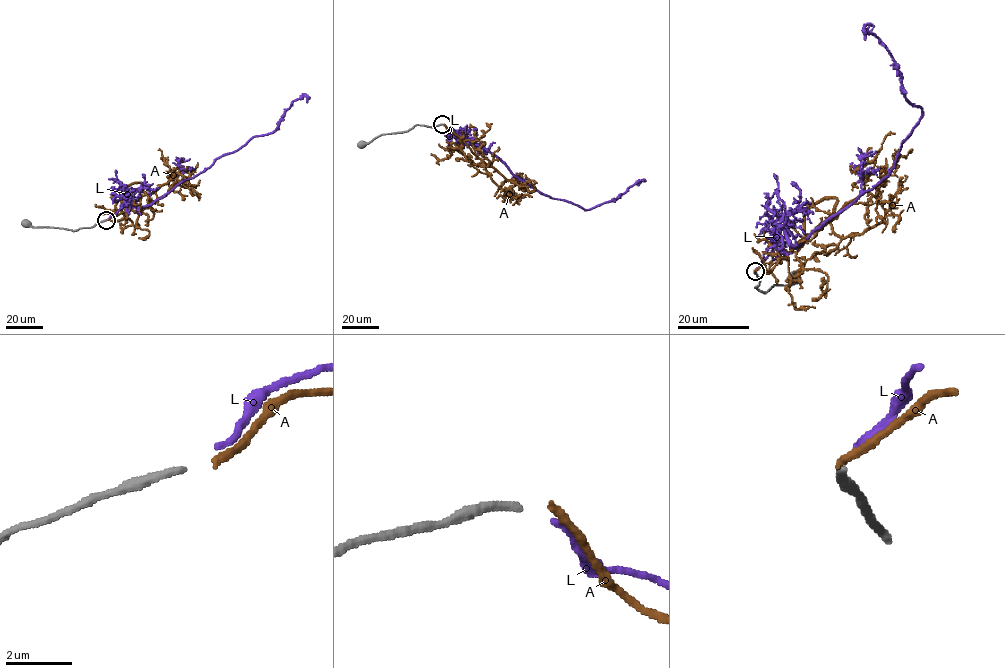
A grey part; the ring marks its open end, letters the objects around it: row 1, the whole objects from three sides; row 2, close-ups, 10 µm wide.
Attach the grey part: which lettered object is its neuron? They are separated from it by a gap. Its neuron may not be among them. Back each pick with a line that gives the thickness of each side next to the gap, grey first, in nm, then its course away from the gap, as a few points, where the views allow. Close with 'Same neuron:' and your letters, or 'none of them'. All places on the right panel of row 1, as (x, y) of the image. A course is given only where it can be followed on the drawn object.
Same neuron: none of them

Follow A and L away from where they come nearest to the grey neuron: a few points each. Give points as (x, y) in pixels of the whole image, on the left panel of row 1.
A: (108, 220), (132, 207), (146, 194), (150, 202), (164, 195), (173, 185), (178, 164), (183, 161), (178, 158)
L: (108, 219), (126, 202), (142, 206), (161, 198), (216, 159), (272, 132), (294, 100), (306, 96), (307, 102)

